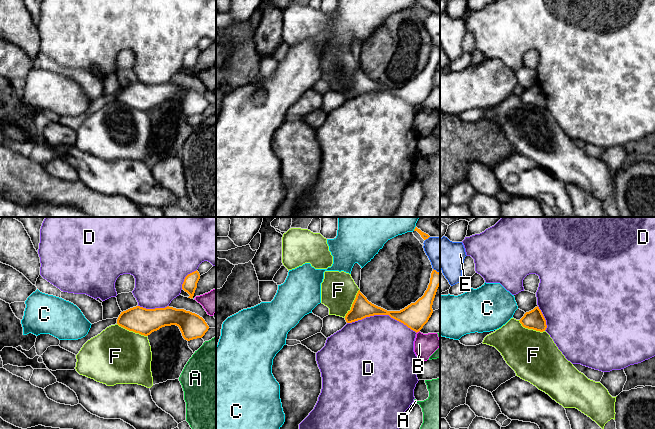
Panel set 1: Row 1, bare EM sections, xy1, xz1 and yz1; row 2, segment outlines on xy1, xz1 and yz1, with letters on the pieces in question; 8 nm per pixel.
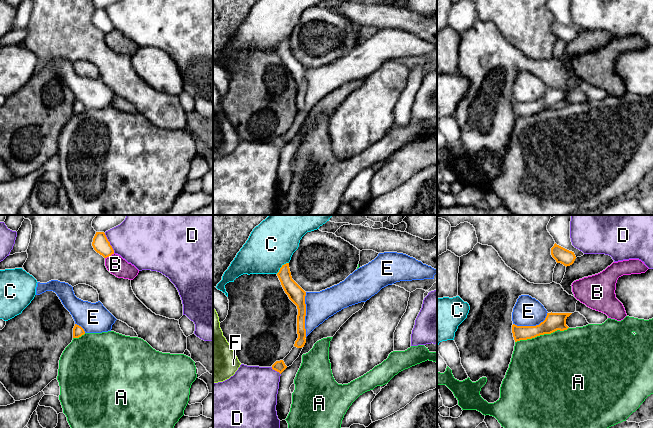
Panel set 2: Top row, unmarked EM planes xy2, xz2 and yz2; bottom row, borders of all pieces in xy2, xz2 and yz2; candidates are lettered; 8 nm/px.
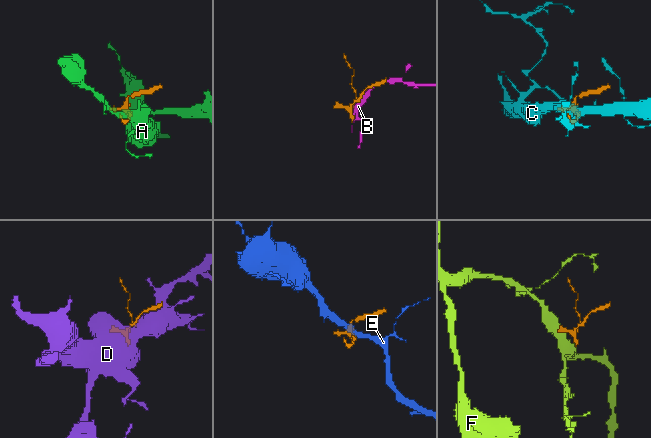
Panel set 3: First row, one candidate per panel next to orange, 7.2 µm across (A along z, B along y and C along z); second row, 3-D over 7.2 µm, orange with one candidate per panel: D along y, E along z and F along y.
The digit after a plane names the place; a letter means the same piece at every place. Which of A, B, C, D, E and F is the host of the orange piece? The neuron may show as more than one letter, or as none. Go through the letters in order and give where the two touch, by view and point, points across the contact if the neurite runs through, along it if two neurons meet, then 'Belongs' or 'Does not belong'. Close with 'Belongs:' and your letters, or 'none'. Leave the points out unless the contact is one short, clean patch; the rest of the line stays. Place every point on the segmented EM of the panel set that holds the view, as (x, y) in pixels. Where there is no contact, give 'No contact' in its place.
A: Touches orange at yz2 (541, 334). Does not belong
B: Touches orange at xy2 (109, 255). Does not belong
C: Touches orange at xz2 (281, 267). Does not belong
D: Touches orange at xz1 (382, 314). Belongs
E: Touches orange at xz2 (305, 314). Boundary: xz2 (306, 292), (305, 336). Does not belong
F: Touches orange at xy1 (132, 330). Boundary: xy1 (117, 323), (146, 336). Does not belong
Belongs: D

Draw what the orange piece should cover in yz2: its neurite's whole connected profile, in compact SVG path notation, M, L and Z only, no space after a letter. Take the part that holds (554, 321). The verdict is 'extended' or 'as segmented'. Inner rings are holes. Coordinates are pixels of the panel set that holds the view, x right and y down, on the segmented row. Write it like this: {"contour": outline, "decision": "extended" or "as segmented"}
{"contour": "M547 313L545 320L536 326L517 326L513 324L512 333L514 340L517 342L544 334L551 334L557 330L567 330L569 327L566 325L566 319L571 314L572 313Z", "decision": "as segmented"}

